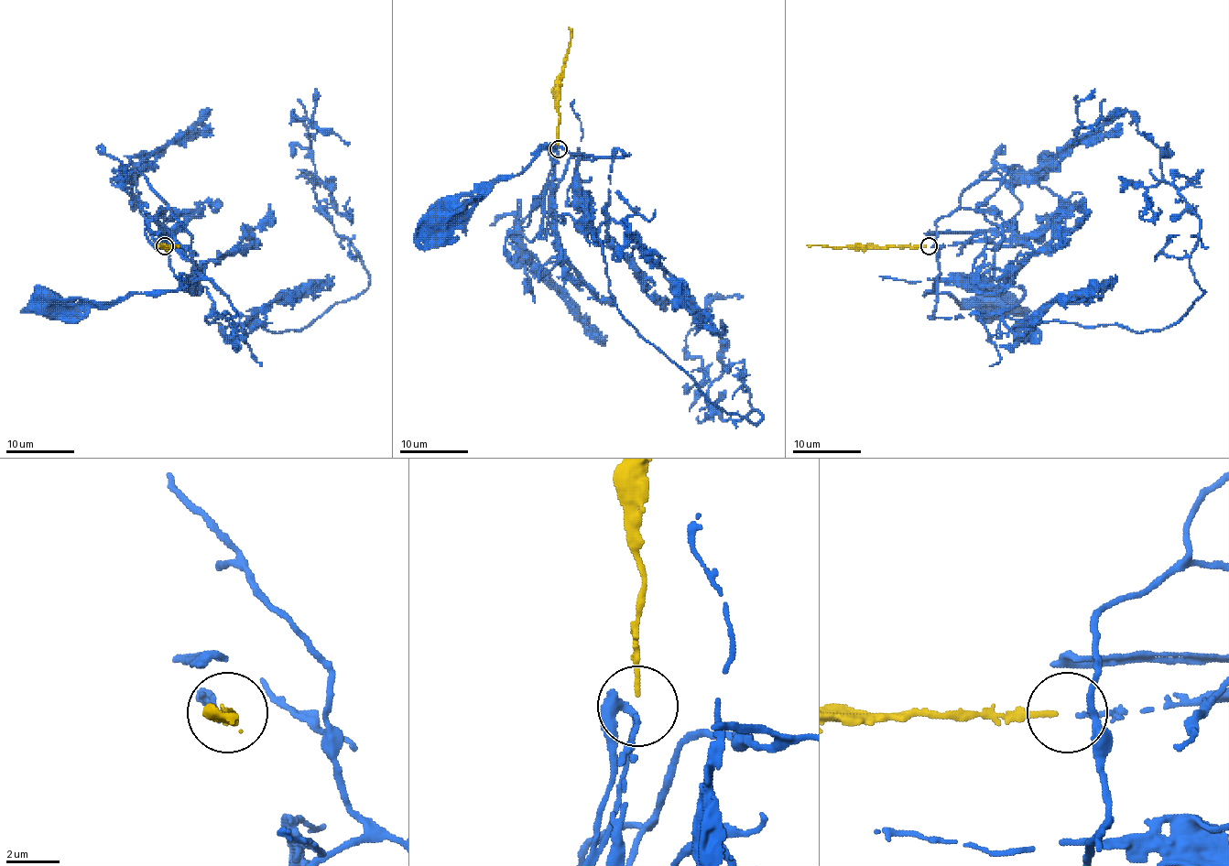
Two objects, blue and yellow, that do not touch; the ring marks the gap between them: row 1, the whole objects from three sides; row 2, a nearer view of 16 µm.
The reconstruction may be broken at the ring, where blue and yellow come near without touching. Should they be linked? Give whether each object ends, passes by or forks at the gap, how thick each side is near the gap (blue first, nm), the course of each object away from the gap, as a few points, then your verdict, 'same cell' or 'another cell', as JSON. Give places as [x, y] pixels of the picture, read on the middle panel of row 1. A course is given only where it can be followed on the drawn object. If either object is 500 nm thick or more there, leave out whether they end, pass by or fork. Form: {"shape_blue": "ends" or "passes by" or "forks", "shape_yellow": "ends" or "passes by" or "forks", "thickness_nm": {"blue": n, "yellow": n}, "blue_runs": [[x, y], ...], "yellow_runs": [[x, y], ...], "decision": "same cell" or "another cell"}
{"shape_blue": "ends", "shape_yellow": "ends", "thickness_nm": {"blue": 190, "yellow": 180}, "blue_runs": [[559, 151], [555, 228], [567, 161], [592, 157], [546, 146], [516, 175], [496, 177], [440, 216]], "yellow_runs": [[559, 146], [559, 79], [570, 41], [569, 27]], "decision": "same cell"}

